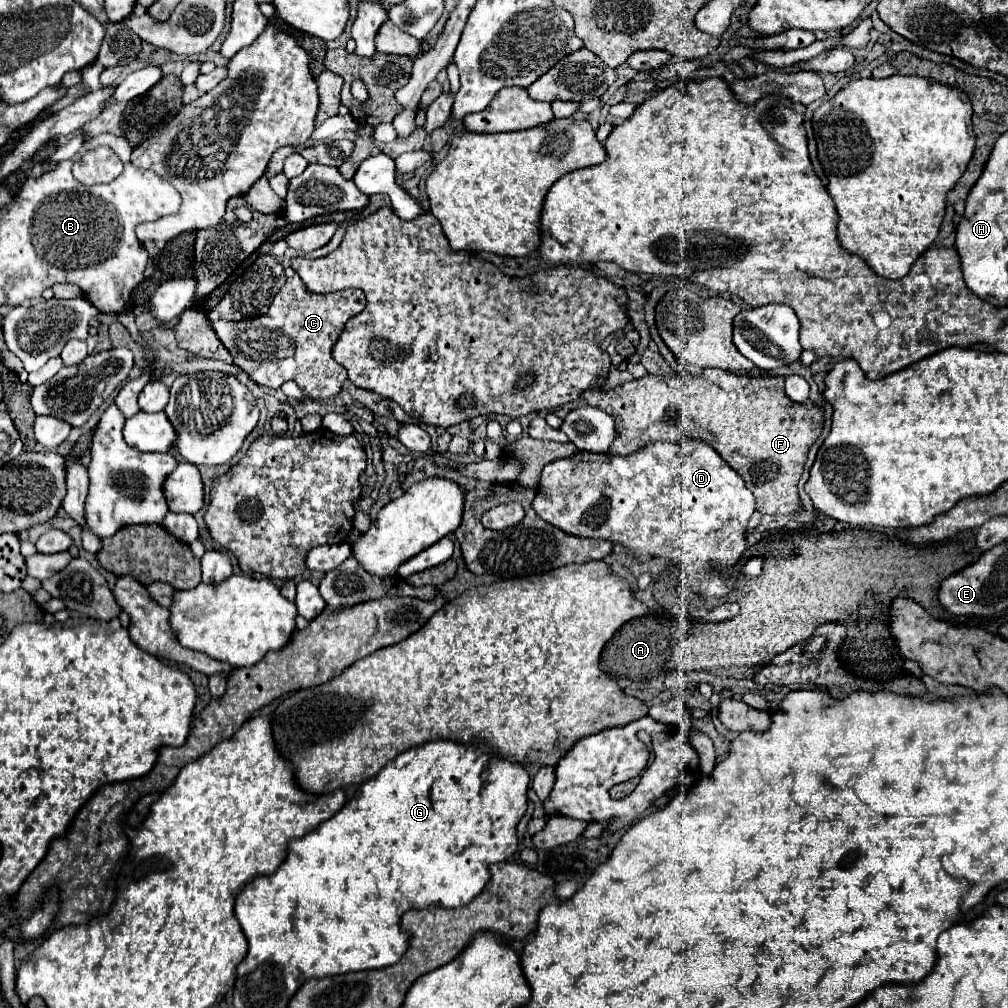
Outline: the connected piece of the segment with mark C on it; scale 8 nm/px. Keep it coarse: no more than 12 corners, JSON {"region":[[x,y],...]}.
{"region":[[287,267],[263,317],[213,321],[255,383],[341,391],[331,349],[361,289],[307,293]]}

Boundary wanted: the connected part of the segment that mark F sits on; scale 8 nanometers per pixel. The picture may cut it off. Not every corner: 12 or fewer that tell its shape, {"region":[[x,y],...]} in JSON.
{"region":[[645,375],[581,393],[611,455],[701,439],[759,513],[801,509],[823,411],[783,377]]}

